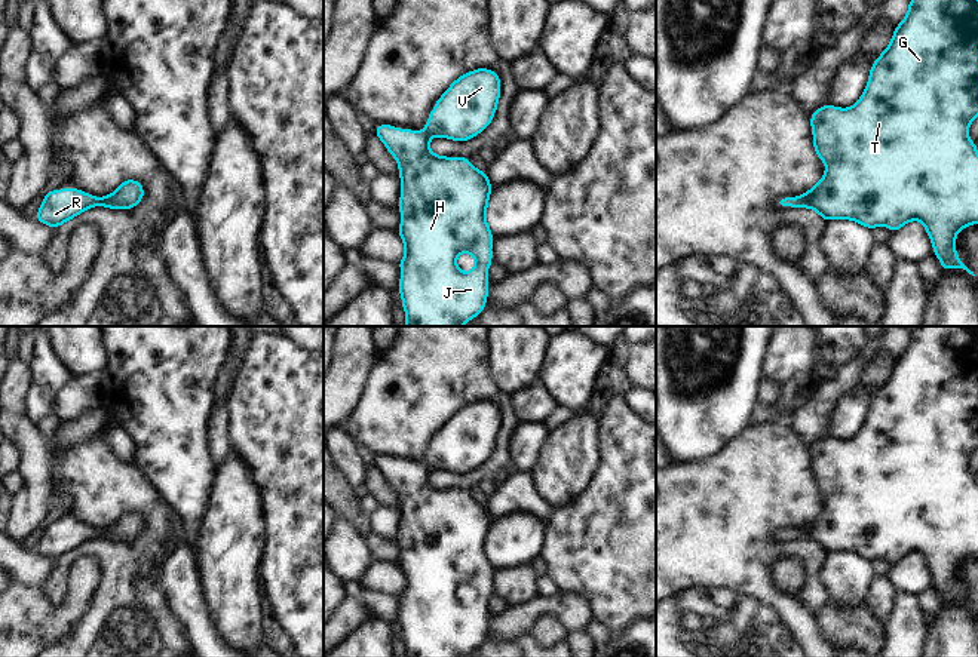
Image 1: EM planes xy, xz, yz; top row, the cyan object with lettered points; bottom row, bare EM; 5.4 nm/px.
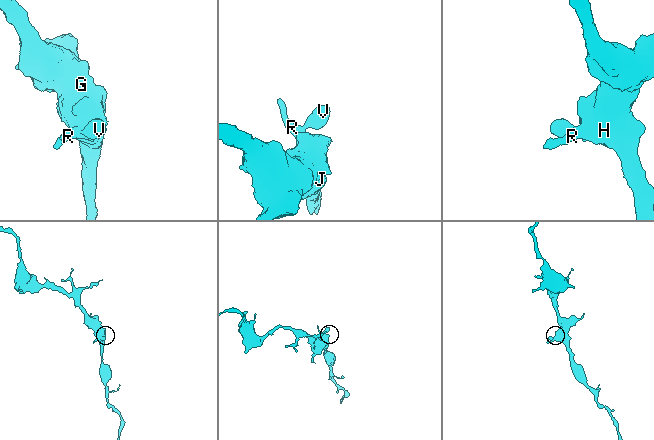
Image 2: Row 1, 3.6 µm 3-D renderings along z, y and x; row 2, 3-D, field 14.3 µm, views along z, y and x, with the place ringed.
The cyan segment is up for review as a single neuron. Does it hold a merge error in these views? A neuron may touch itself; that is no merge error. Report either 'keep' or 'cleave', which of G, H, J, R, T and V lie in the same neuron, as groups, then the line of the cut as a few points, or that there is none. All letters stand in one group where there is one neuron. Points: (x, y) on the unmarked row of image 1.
keep | G H J R T V | no cut

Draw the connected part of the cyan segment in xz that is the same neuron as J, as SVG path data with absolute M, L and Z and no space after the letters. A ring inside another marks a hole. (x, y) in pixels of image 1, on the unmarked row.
M478 400L454 412L435 436L423 464L375 457L375 469L398 492L402 512L398 535L402 556L396 565L405 575L405 590L398 593L405 657L463 657L485 641L490 624L485 607L493 593L493 564L485 555L485 541L493 519L487 506L473 500L469 489L433 486L429 470L445 469L463 475L482 464L496 445L500 421L497 405ZM462 584L470 584L476 592L470 605L462 605L456 598L456 589Z

